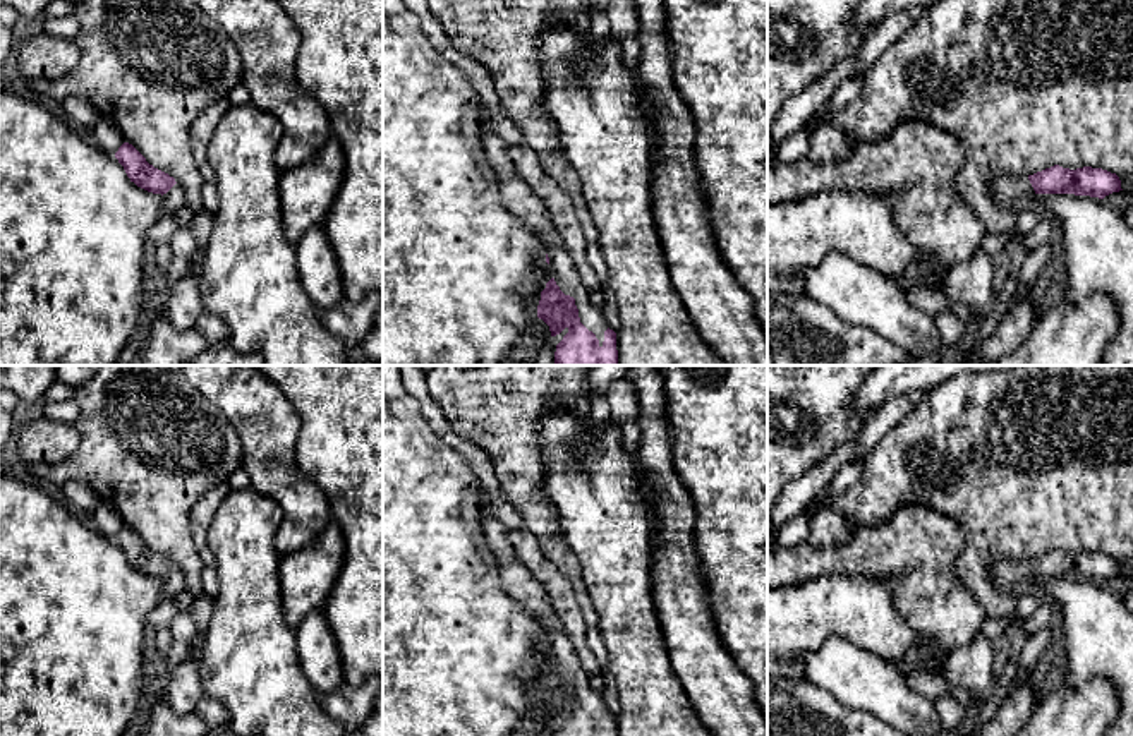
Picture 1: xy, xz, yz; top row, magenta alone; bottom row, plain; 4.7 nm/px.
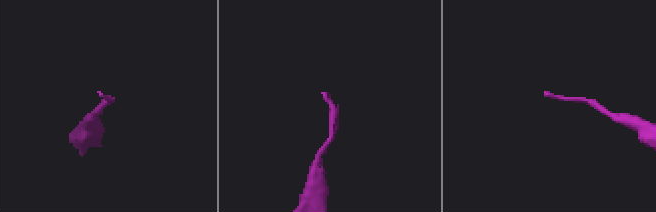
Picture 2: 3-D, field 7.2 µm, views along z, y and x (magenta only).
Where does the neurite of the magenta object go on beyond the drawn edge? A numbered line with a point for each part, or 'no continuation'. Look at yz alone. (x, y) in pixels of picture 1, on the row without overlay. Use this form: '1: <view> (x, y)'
1: yz (1015, 577)

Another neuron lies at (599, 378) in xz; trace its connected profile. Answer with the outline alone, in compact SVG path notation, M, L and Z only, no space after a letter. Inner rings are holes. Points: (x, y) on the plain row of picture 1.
M587 365L587 383L591 395L606 395L609 386L625 377L628 365Z

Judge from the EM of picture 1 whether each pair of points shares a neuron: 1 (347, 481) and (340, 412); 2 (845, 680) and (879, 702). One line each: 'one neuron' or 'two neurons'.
1: one neuron
2: one neuron

